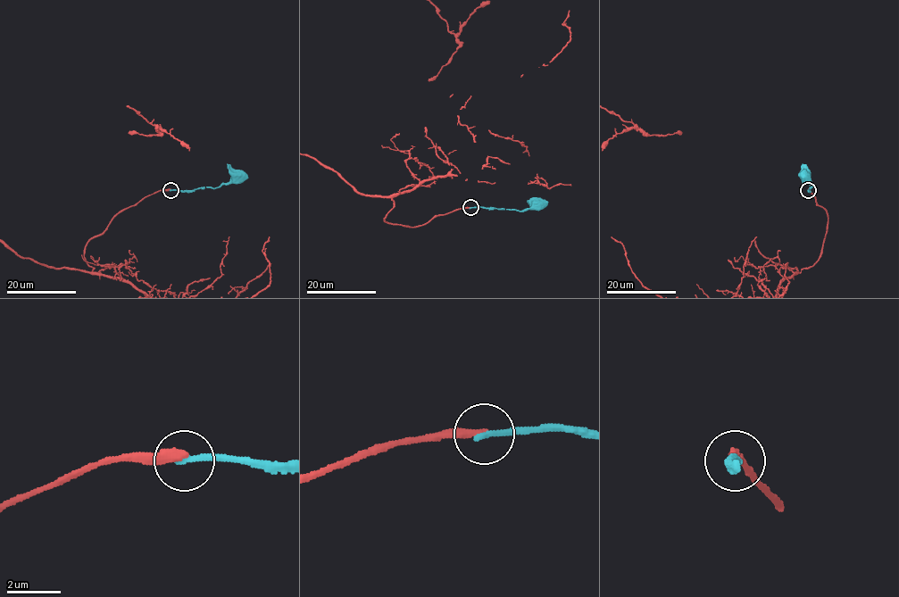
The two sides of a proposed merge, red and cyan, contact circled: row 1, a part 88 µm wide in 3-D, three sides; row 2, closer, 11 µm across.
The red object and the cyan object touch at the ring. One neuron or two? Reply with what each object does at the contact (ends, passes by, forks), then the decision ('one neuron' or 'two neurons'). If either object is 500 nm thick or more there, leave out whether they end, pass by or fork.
red ends | cyan ends | two neurons

